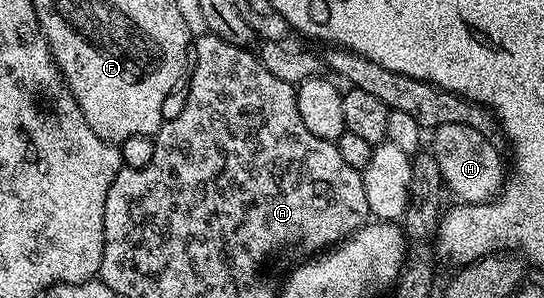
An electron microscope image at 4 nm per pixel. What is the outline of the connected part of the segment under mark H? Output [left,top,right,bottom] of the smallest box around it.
[431,122,503,203]

